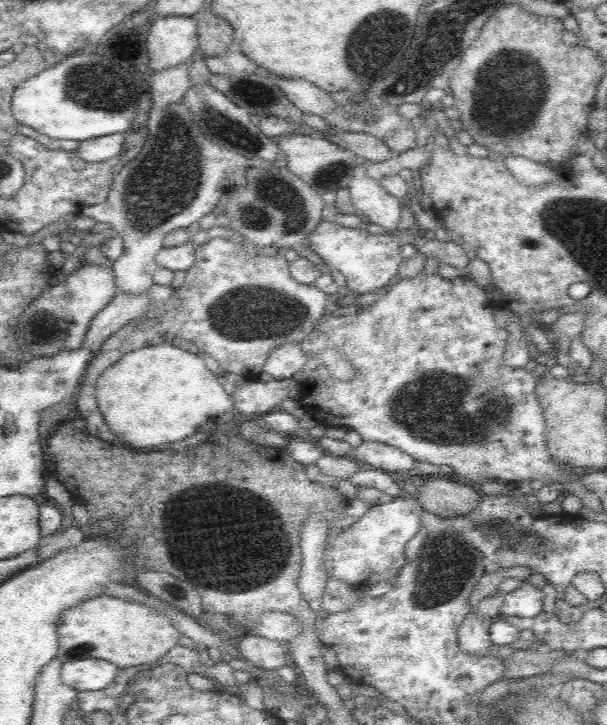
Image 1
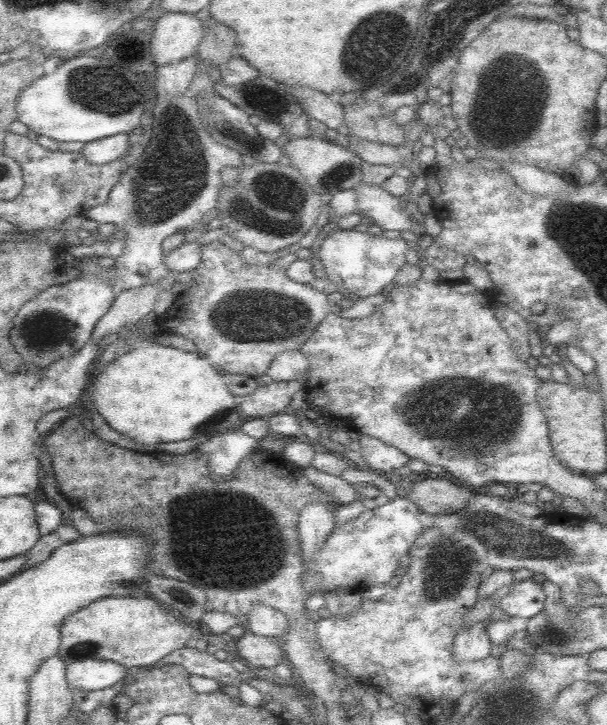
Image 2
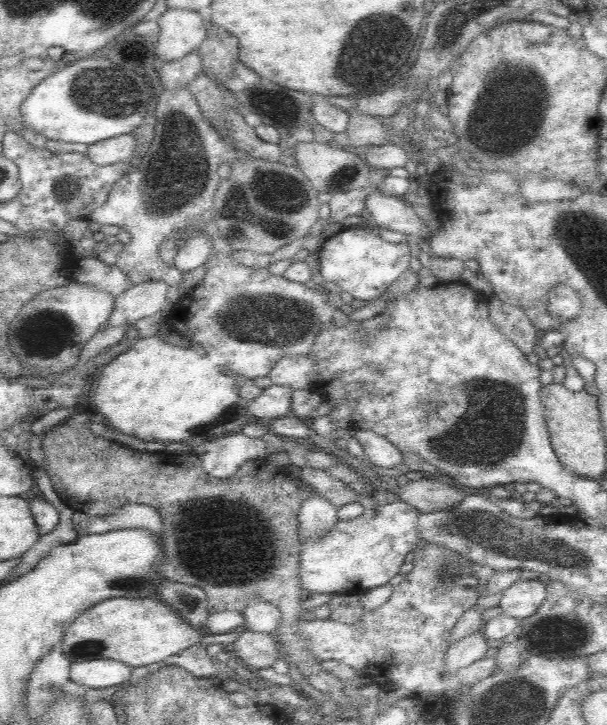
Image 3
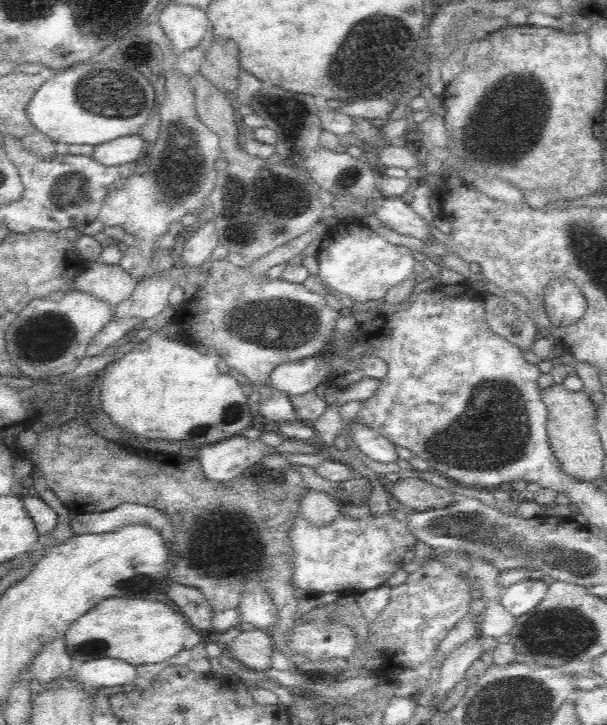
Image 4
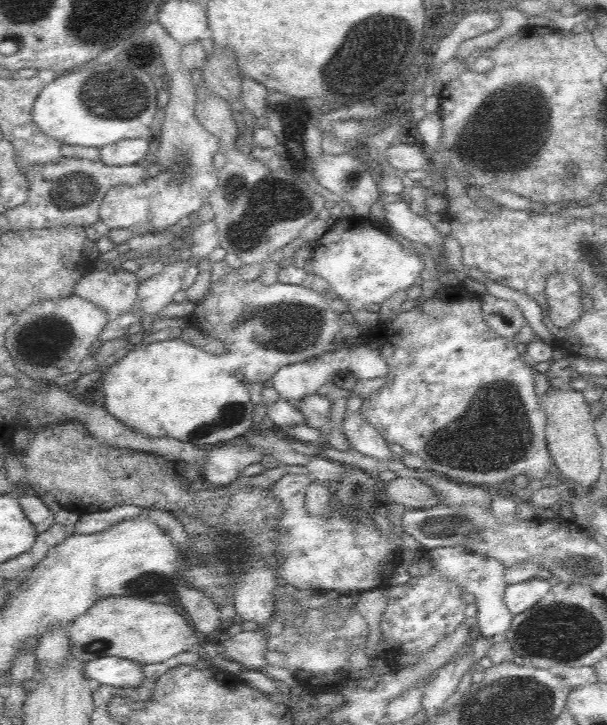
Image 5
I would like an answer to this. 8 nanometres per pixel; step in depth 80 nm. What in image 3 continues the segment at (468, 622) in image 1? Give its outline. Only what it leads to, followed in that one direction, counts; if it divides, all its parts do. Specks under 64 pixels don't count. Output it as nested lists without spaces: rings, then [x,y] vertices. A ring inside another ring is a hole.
[[[476,630],[456,642],[450,642],[445,654],[446,670],[449,674],[468,665],[481,663],[489,648],[486,635],[482,630]]]

